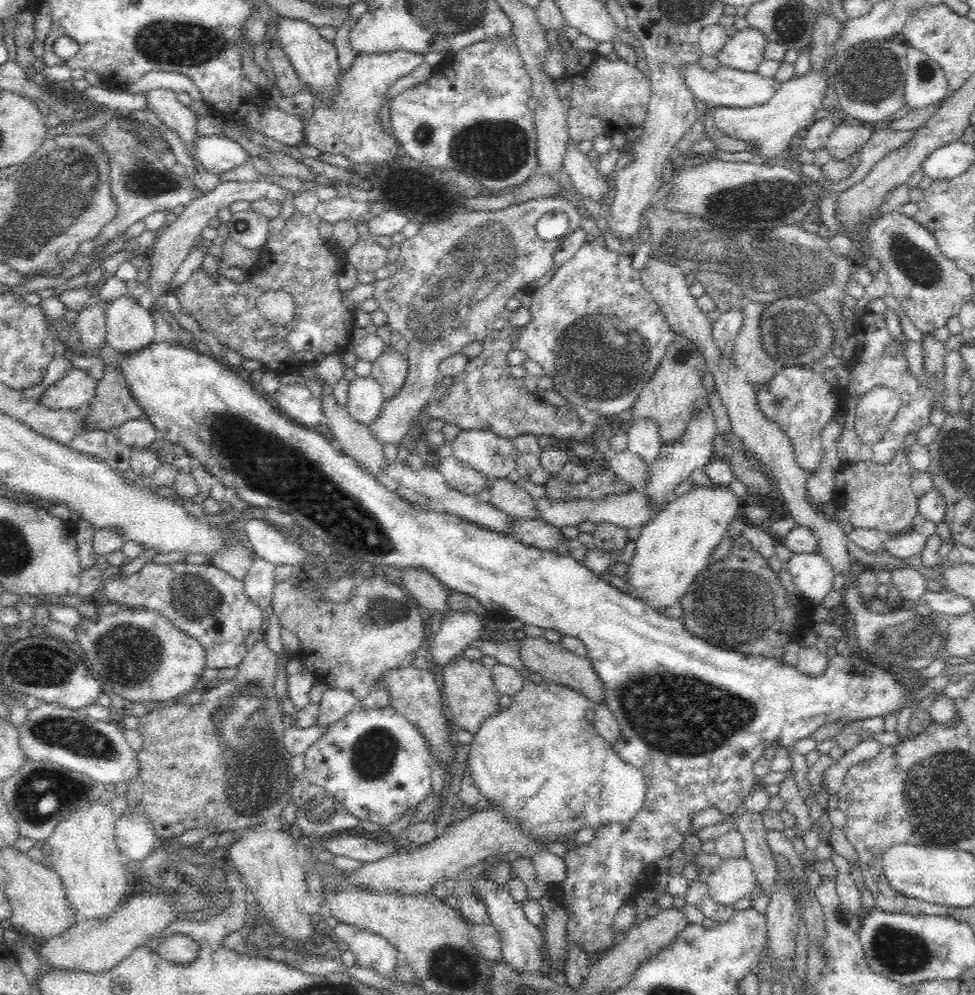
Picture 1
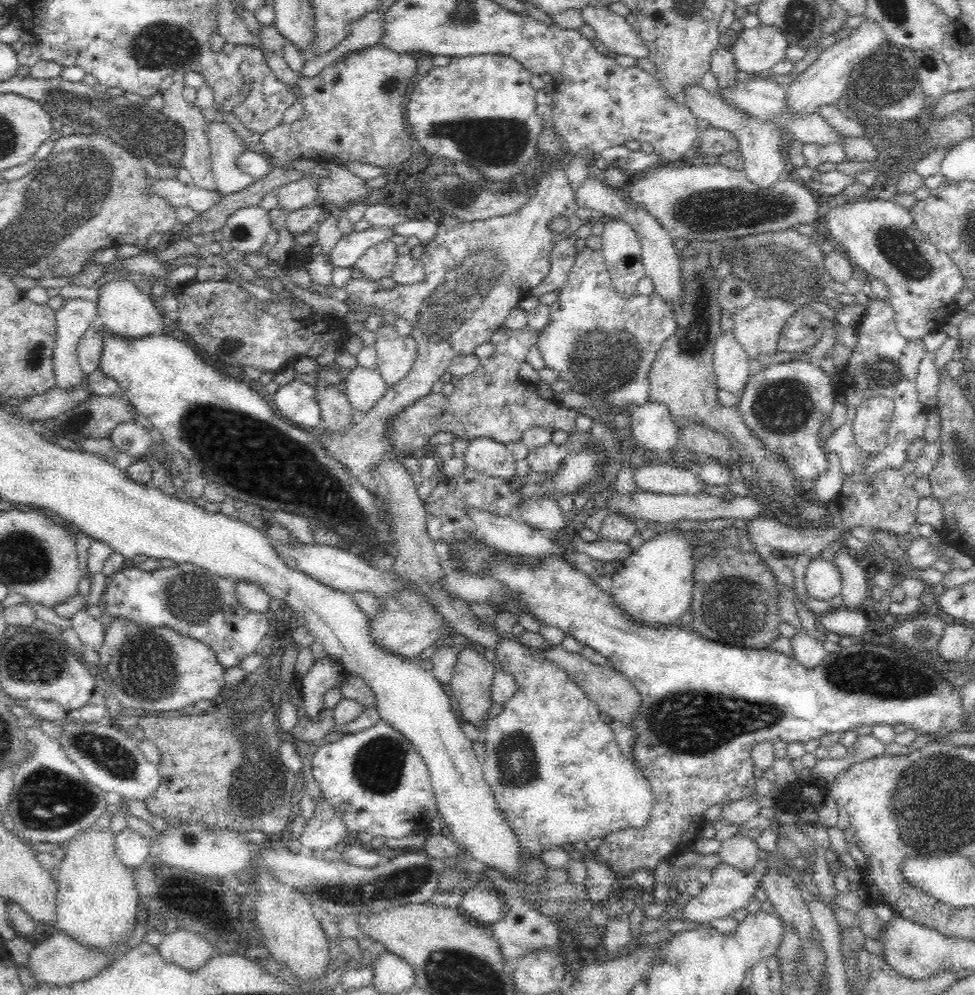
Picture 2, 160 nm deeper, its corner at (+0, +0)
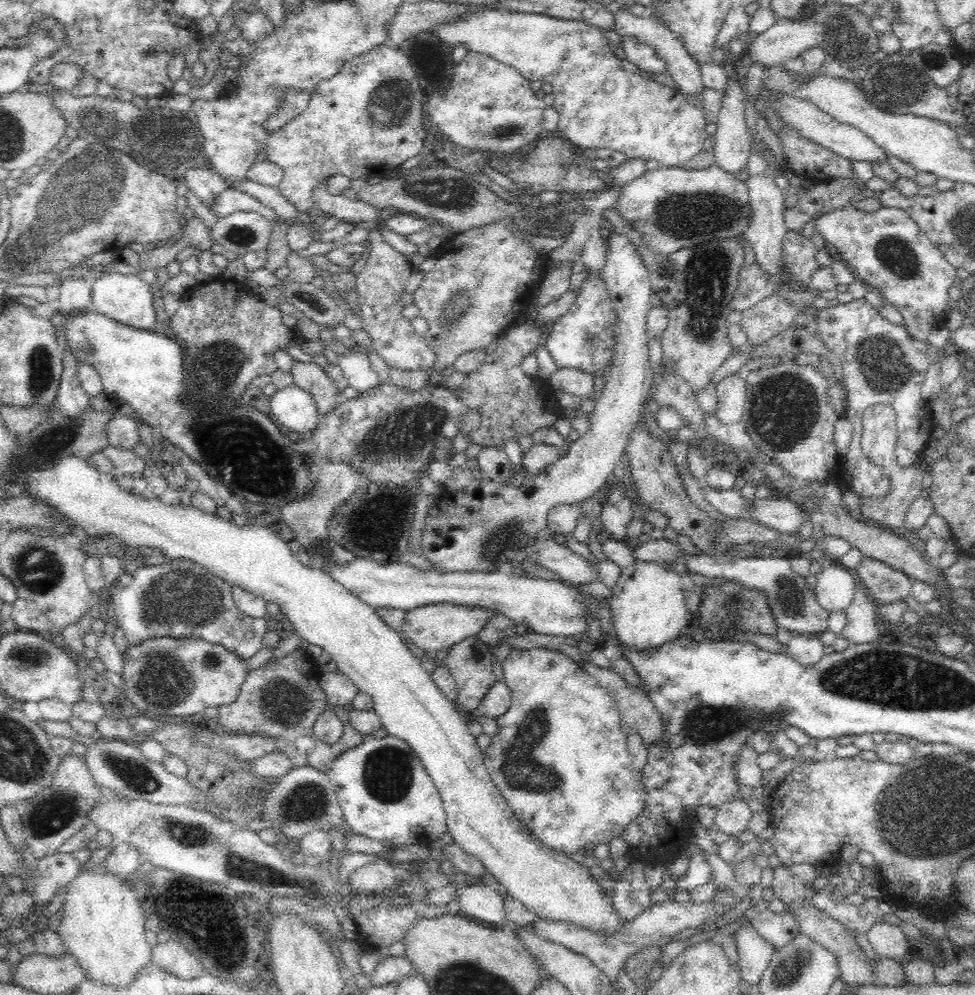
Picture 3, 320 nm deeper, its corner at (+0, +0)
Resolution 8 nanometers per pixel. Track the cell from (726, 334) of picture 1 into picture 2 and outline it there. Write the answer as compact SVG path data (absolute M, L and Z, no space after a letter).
M722 331L713 347L714 383L717 390L724 390L738 397L738 392L743 392L747 378L753 371L748 355L733 334L728 332Z

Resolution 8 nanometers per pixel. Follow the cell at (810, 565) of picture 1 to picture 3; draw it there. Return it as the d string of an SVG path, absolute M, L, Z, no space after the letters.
M829 562L816 578L814 590L820 606L829 613L845 614L851 607L857 591L858 581L853 571L837 562Z

